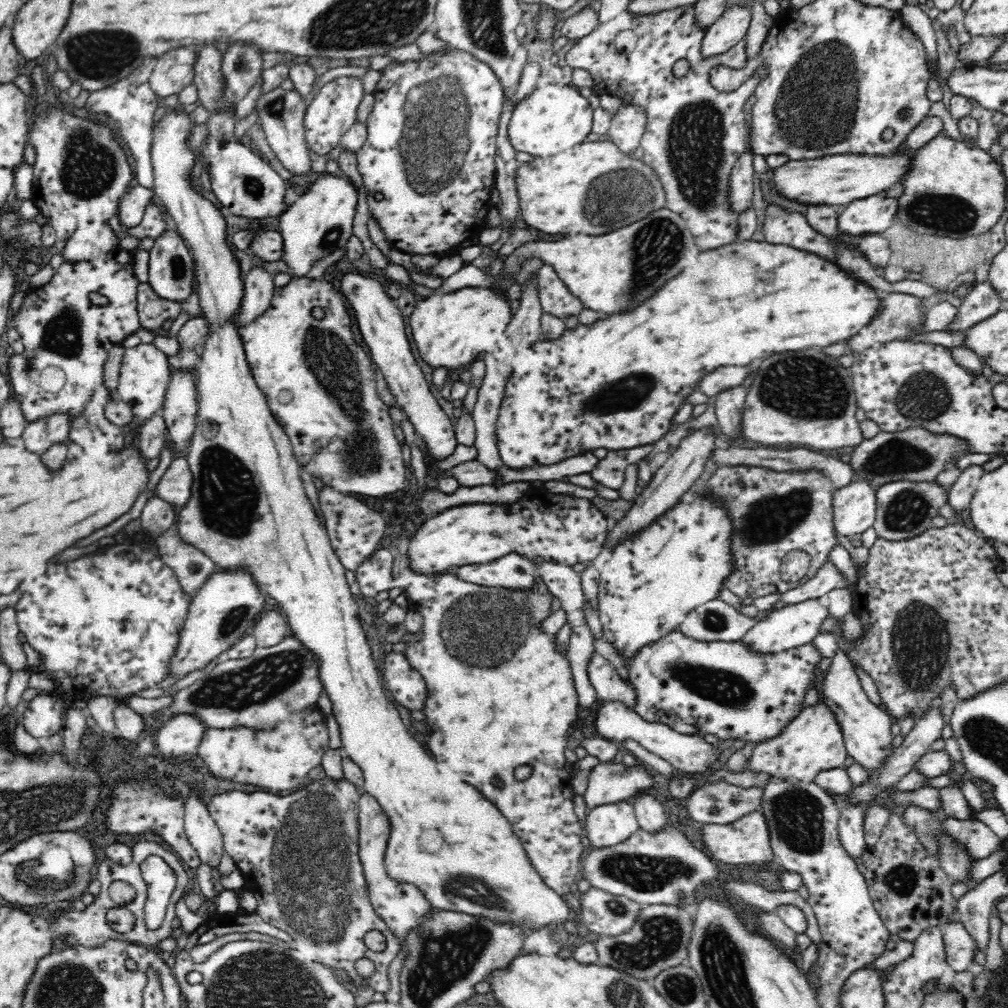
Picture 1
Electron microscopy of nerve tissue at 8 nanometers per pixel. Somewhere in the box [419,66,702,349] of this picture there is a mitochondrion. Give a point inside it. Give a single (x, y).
(659, 245)

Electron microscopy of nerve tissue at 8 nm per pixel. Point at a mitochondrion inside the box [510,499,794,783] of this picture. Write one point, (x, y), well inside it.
(729, 689)

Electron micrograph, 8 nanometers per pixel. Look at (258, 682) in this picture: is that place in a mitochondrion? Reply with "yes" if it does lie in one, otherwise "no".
yes

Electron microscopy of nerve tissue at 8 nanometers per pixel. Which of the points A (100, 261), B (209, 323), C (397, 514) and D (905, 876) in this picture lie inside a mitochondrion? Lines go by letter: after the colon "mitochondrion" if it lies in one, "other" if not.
A: other
B: other
C: other
D: mitochondrion

